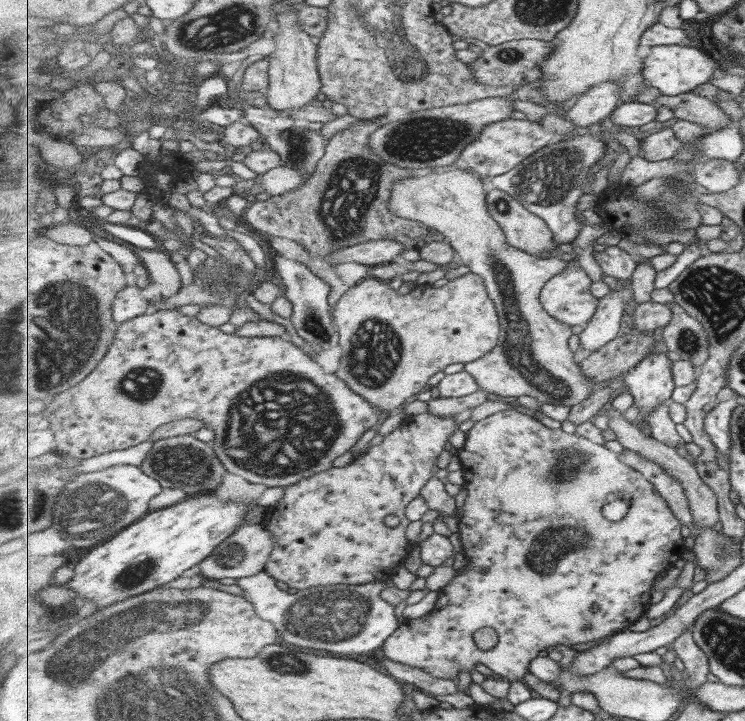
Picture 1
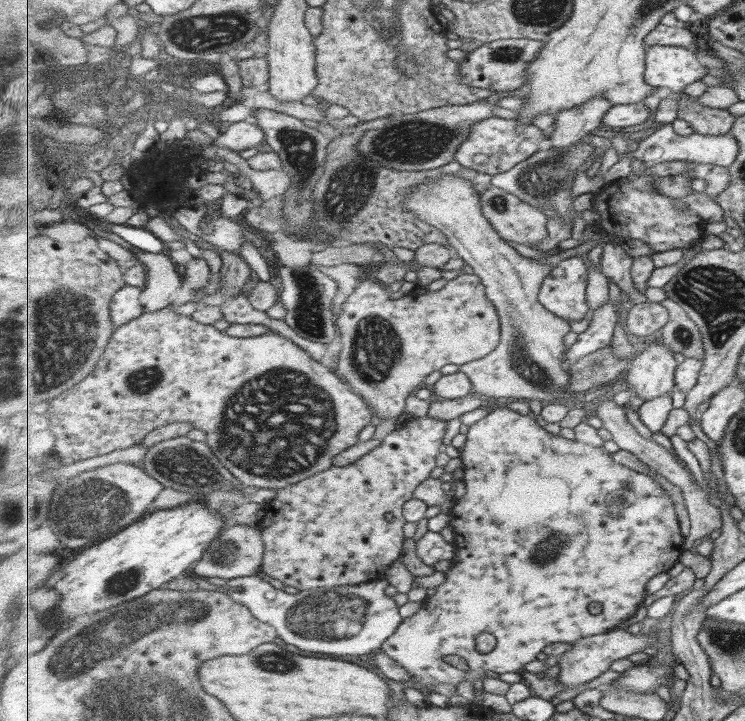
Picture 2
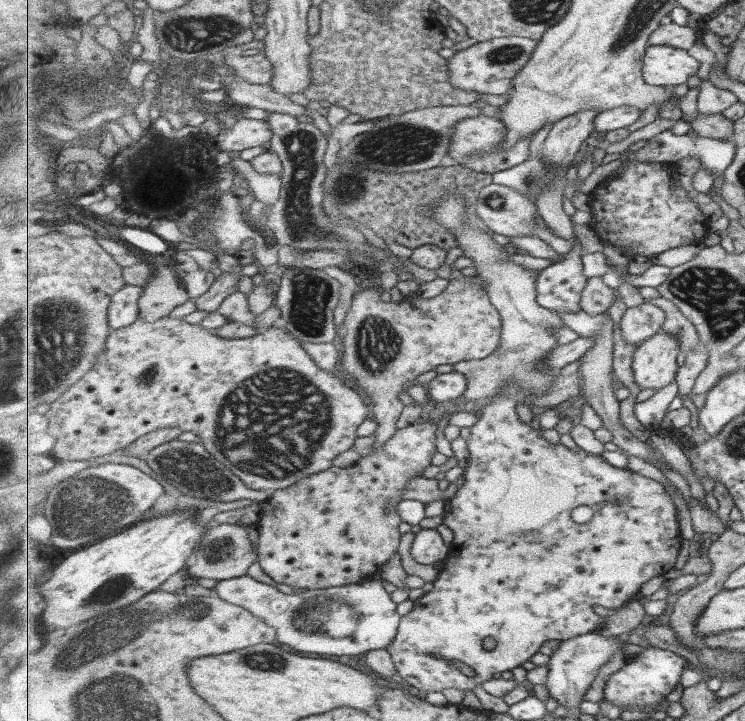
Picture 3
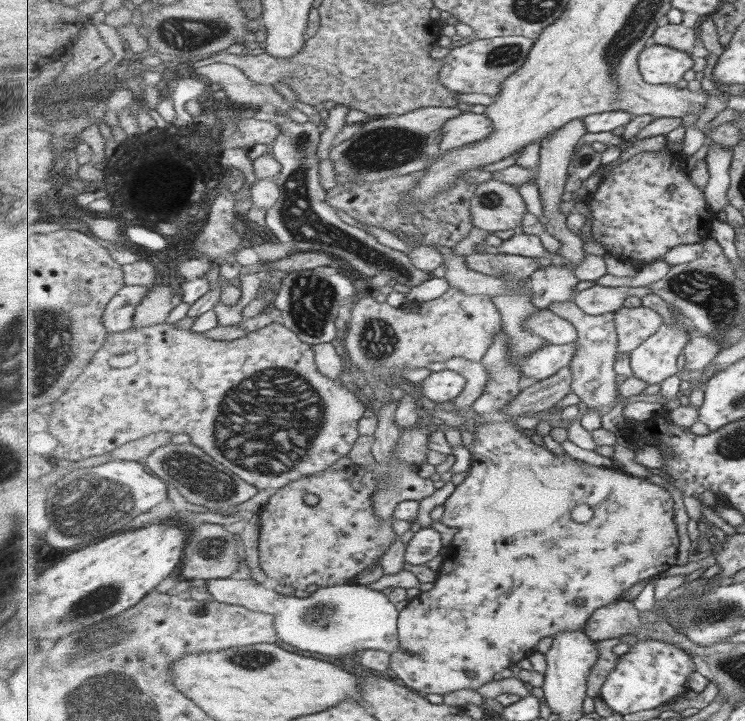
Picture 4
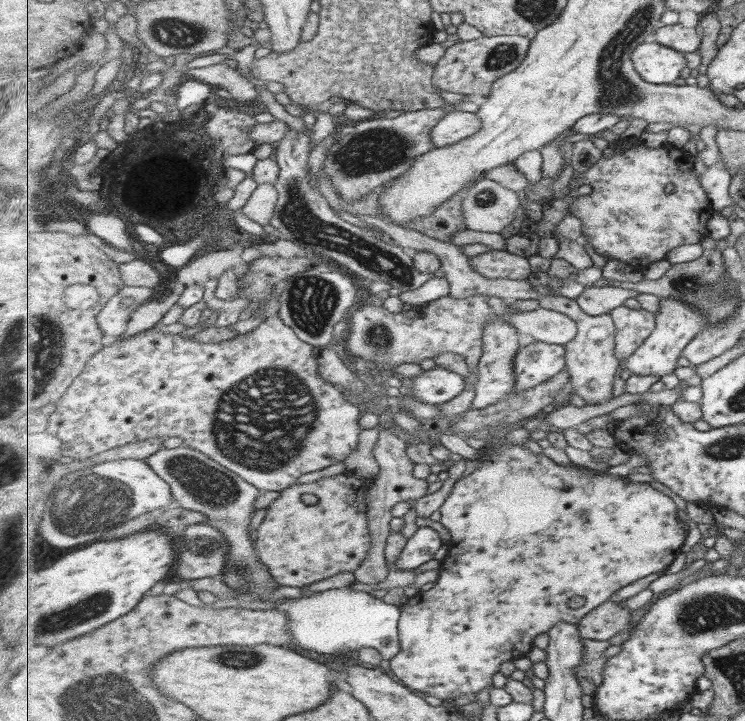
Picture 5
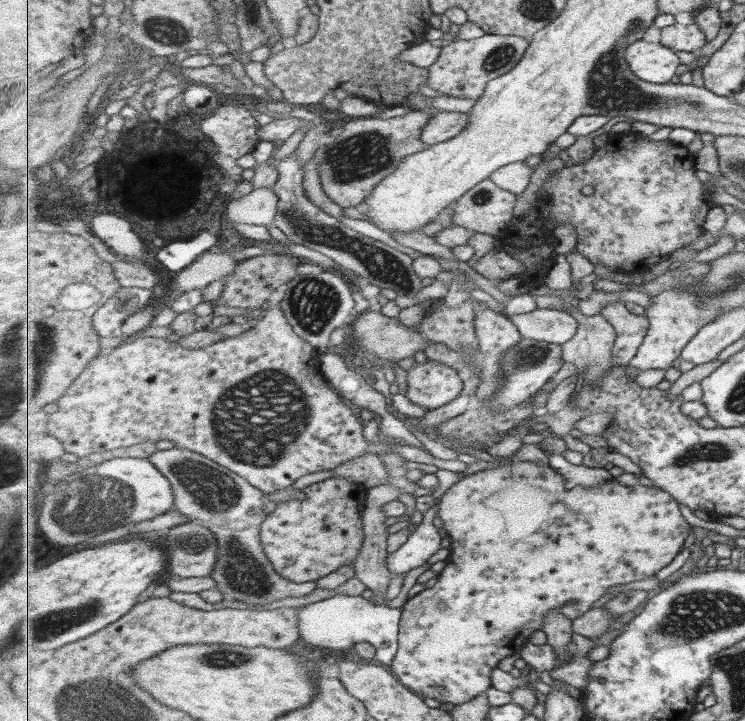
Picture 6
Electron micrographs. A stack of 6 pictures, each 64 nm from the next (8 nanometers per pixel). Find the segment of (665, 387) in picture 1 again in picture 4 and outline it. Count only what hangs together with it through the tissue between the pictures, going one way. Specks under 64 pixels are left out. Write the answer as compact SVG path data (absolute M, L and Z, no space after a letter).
M669 305L675 311L677 324L664 323L657 334L631 353L634 375L649 385L660 385L666 378L678 375L679 356L693 340L687 332L693 328L691 321L675 305Z

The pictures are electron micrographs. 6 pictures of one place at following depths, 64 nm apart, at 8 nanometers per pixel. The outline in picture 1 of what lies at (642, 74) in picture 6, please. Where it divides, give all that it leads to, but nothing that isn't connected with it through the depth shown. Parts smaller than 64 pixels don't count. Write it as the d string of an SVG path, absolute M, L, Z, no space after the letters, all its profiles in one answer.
M691 43L683 45L661 45L651 48L650 55L645 59L644 77L649 87L659 91L659 95L678 95L690 93L693 88L709 82L712 78L719 75L719 65L710 56L703 54L700 50L693 47Z

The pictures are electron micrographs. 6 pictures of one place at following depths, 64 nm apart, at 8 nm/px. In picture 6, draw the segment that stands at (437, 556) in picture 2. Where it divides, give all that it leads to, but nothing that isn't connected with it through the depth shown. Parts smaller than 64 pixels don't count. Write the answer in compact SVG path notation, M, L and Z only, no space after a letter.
M437 469L435 476L439 478L439 486L430 494L433 505L421 512L421 522L409 534L409 538L404 540L401 548L388 553L388 567L395 576L405 575L409 570L423 566L433 554L437 554L441 550L443 533L439 534L439 530L435 528L432 519L437 514L440 499L444 493L449 487L465 478L466 475Z

